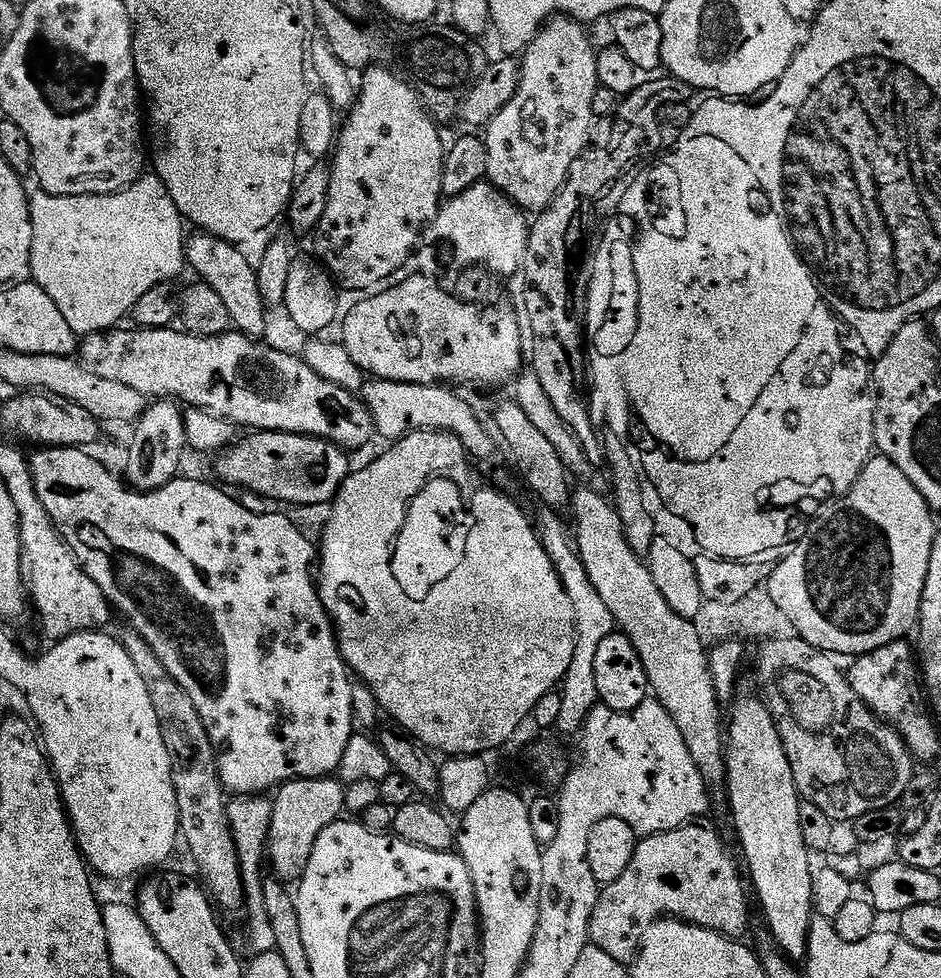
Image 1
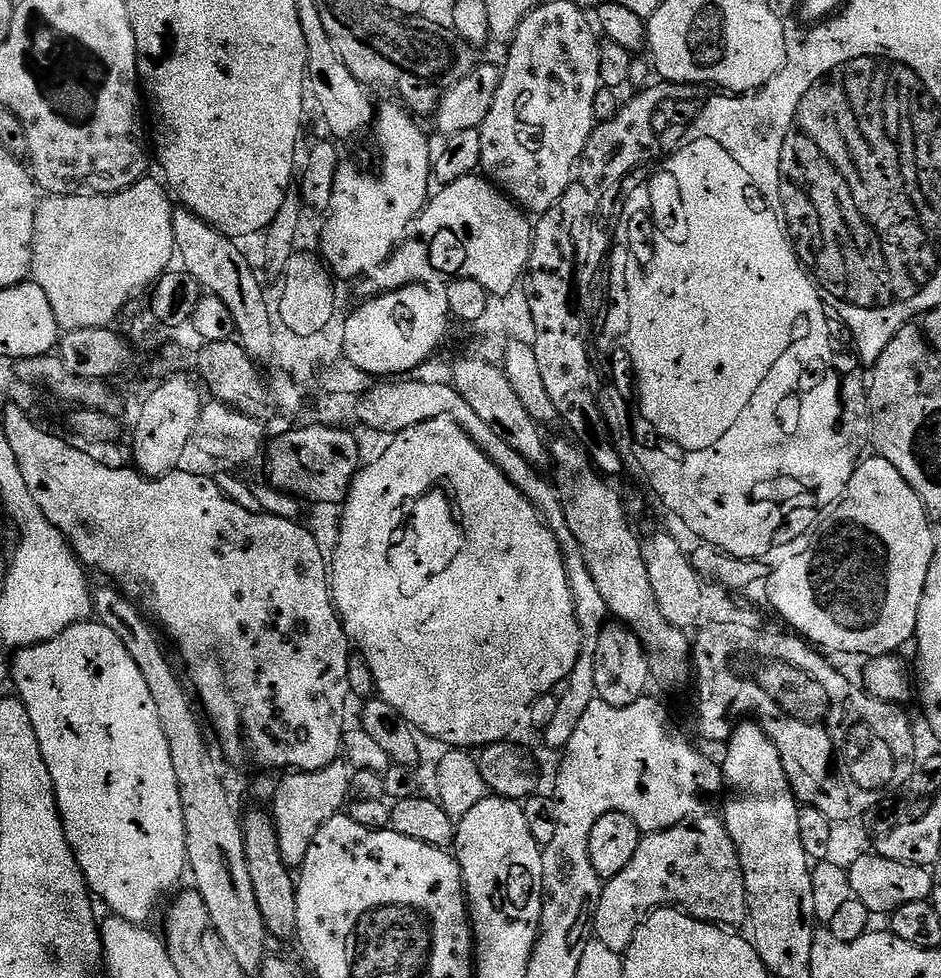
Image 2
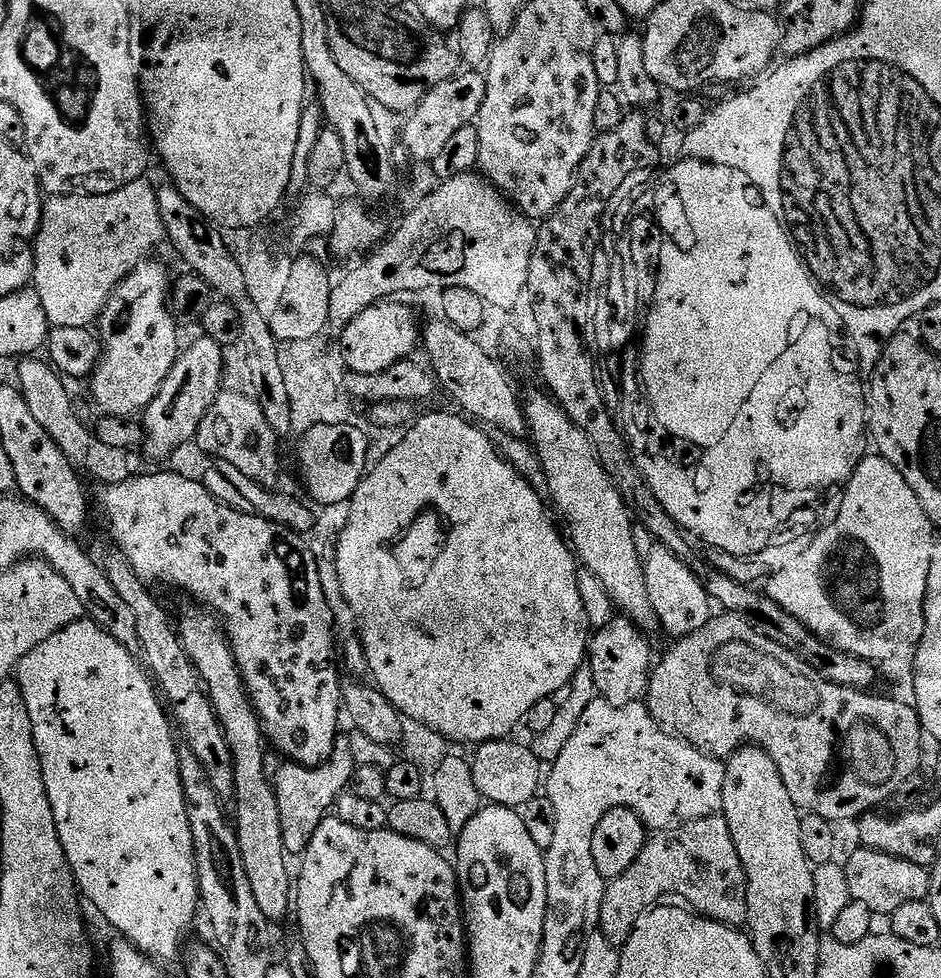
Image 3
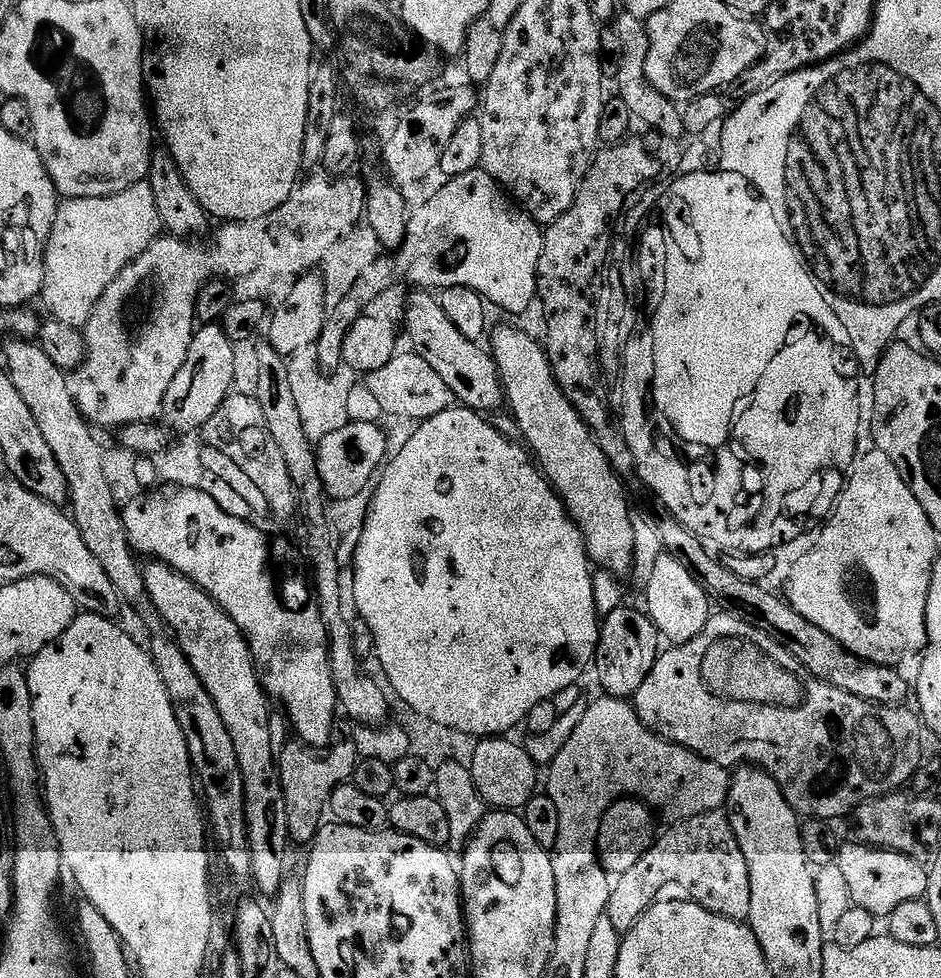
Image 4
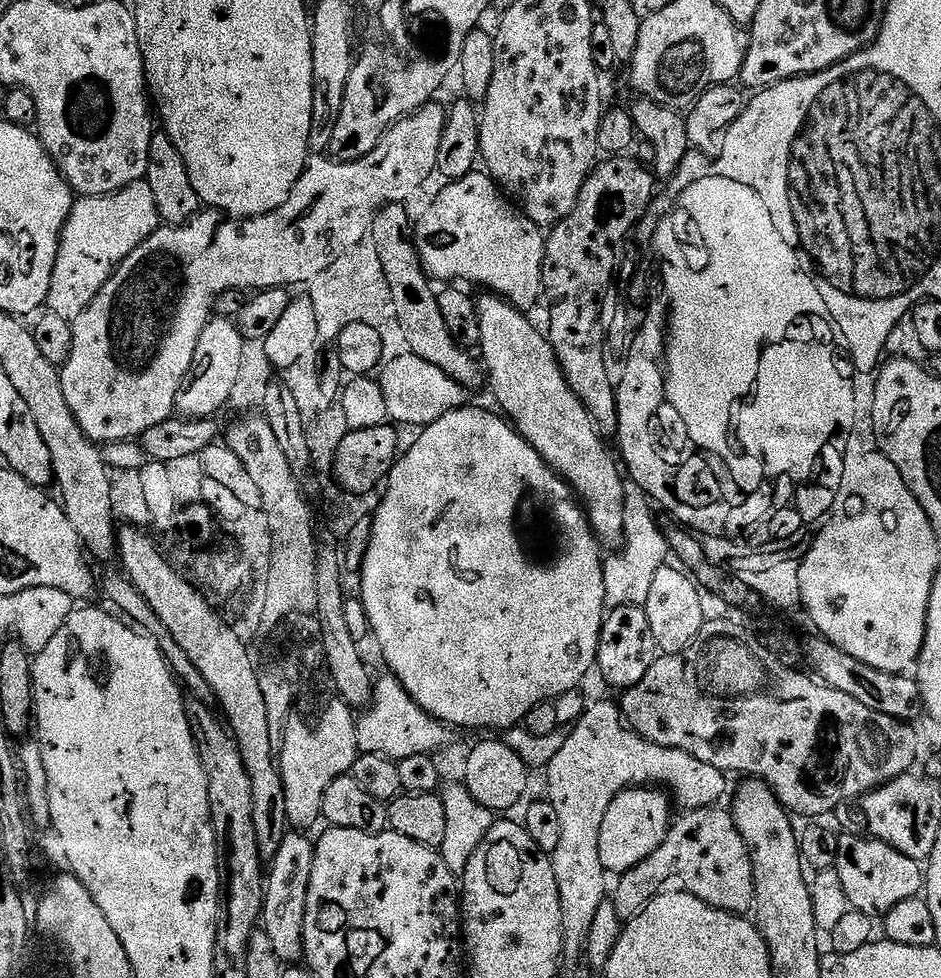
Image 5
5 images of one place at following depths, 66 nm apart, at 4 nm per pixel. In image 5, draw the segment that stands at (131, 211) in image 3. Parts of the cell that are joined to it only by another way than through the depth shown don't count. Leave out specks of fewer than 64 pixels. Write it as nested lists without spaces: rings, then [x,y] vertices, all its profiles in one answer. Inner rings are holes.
[[[139,180],[130,186],[126,186],[117,192],[111,192],[105,196],[82,196],[73,203],[66,226],[60,235],[60,245],[58,246],[58,256],[54,266],[54,274],[50,278],[50,294],[46,305],[47,311],[35,317],[36,324],[31,325],[34,342],[38,342],[38,350],[42,350],[42,355],[46,357],[46,362],[57,366],[63,366],[68,361],[70,346],[72,345],[71,321],[80,317],[82,310],[94,302],[94,298],[106,286],[106,282],[114,274],[114,270],[126,257],[150,234],[154,234],[156,229],[161,227],[162,221],[158,214],[157,203],[154,202],[153,191],[146,180]]]

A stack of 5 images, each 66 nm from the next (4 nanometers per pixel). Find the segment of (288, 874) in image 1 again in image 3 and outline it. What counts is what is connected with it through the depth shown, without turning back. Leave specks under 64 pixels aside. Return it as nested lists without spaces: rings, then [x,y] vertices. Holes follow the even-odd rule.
[[[340,738],[336,741],[332,756],[317,768],[284,762],[277,772],[275,769],[274,783],[278,810],[282,810],[282,842],[286,846],[289,857],[303,857],[306,846],[310,846],[310,838],[314,838],[314,830],[318,830],[318,826],[322,826],[322,822],[328,819],[336,807],[337,798],[349,791],[356,765],[356,759],[347,739]]]

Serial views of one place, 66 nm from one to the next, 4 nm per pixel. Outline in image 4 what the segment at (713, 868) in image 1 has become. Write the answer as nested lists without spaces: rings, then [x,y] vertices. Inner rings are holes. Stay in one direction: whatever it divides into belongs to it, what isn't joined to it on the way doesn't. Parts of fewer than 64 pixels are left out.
[[[723,811],[707,812],[701,816],[695,816],[689,820],[673,823],[655,837],[654,843],[626,874],[615,877],[612,893],[608,899],[607,915],[614,924],[614,930],[626,933],[638,922],[638,918],[649,906],[665,895],[667,888],[677,884],[683,895],[692,903],[702,906],[719,916],[725,916],[731,920],[747,921],[750,914],[750,870],[746,866],[746,857],[738,846],[738,838],[734,838],[732,823],[728,821]]]

